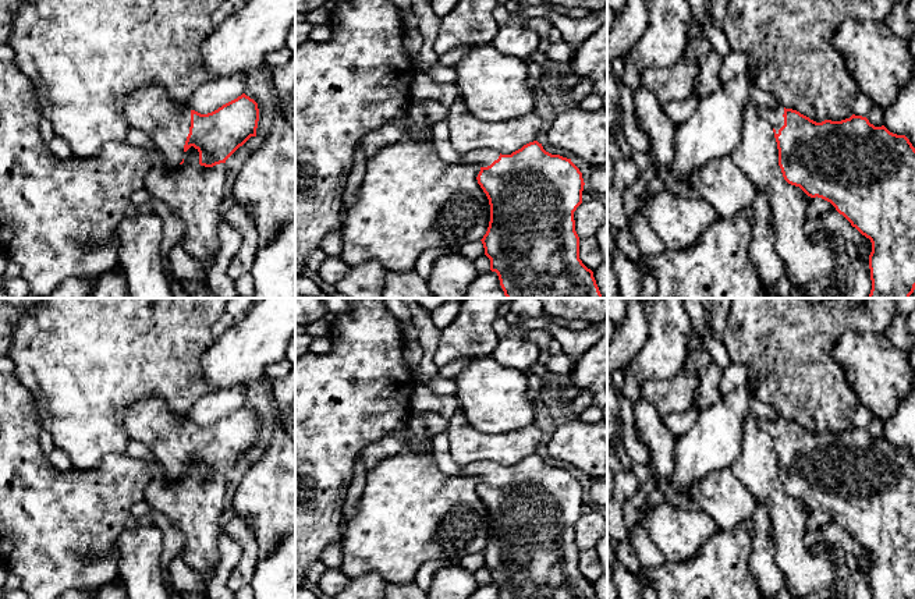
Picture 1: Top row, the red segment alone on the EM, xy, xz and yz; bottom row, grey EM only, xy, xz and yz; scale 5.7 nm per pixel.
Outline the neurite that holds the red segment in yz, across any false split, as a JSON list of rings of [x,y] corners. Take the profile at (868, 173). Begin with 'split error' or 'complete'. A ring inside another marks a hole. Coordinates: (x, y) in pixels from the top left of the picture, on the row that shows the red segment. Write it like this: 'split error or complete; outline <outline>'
split error; outline [[[779,106],[760,109],[759,116],[773,127],[784,180],[811,198],[830,202],[852,227],[870,240],[869,298],[909,298],[915,290],[915,148],[909,139],[890,132],[884,125],[875,127],[866,117],[855,114],[841,121],[816,123],[797,110]]]

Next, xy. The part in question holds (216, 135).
split error; outline [[[149,85],[136,88],[127,96],[125,114],[130,127],[146,132],[171,167],[184,163],[184,153],[194,146],[199,152],[199,164],[213,167],[226,160],[251,137],[256,137],[259,121],[258,103],[242,93],[217,110],[201,114],[185,103],[177,103],[167,96],[164,88]]]

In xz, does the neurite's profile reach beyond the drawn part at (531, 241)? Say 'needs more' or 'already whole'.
needs more

